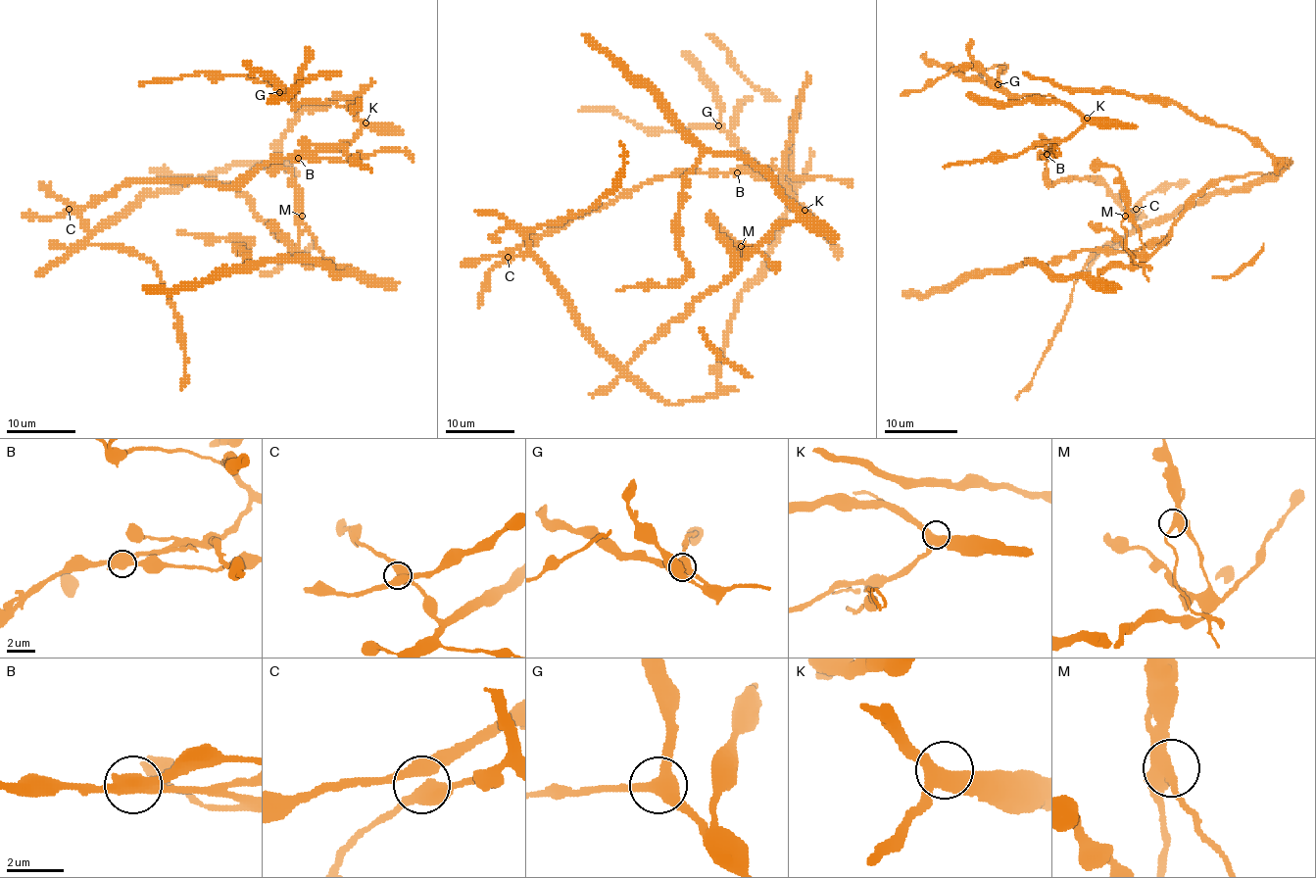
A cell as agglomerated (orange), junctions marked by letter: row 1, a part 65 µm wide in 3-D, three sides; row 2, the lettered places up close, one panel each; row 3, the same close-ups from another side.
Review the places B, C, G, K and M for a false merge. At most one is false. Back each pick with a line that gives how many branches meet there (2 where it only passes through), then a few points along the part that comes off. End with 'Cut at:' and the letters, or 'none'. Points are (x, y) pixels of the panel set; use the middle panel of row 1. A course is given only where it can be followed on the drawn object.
B: 3 branches meet; foreign part runs (737, 171), (757, 167), (782, 169), (807, 179), (820, 177), (850, 182), (846, 179)
Cut at: B

